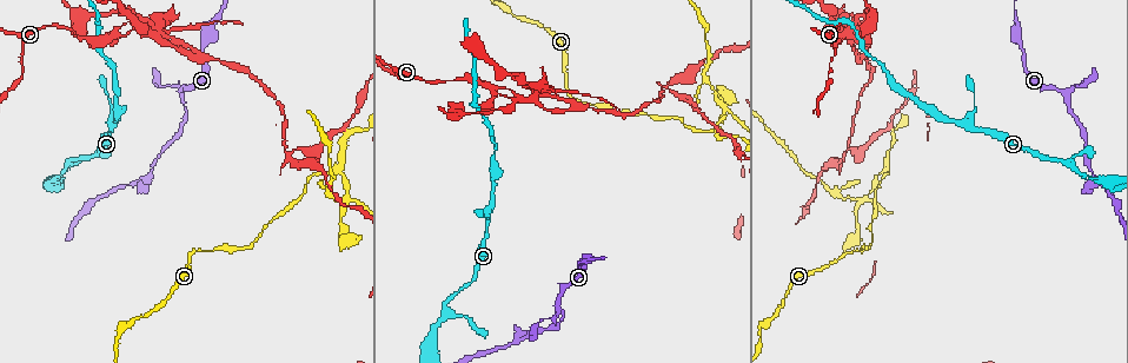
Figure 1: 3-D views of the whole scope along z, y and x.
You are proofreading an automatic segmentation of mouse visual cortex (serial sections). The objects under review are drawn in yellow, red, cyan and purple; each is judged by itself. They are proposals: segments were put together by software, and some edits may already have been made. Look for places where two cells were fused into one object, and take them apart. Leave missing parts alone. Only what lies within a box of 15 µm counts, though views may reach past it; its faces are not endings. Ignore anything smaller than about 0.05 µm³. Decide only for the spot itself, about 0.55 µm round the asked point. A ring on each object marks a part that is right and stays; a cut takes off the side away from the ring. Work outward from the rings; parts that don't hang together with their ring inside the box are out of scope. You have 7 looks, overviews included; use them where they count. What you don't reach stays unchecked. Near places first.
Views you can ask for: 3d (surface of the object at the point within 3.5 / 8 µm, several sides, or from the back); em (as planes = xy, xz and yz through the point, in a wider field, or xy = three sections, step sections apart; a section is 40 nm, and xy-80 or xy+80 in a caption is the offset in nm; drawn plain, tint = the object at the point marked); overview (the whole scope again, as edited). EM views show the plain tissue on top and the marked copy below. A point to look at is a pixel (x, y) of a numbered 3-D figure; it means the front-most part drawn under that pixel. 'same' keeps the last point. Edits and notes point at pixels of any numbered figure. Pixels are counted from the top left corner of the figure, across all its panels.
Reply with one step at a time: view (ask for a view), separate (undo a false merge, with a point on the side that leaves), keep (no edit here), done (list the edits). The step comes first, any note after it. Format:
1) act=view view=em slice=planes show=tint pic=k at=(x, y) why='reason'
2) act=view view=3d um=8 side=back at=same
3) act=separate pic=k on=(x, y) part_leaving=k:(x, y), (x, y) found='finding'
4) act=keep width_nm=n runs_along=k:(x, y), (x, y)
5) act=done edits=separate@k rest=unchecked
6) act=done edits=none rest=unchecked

act=view view=3d um=3.5 pic=1 at=(492, 88) why='thin arm on a thick one'

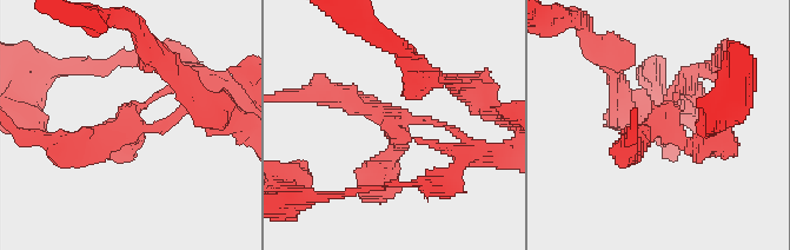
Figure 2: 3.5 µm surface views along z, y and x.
act=view view=em slice=planes show=tint pic=2 at=(393, 117) arms=4 arm_widths_nm=100,100,300,300

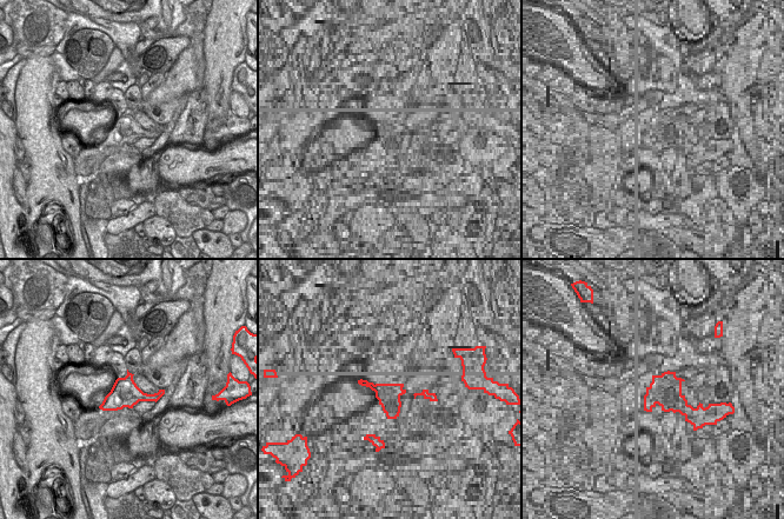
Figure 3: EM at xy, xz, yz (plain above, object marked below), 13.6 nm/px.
act=view view=em slice=xy step=5 show=tint at=same

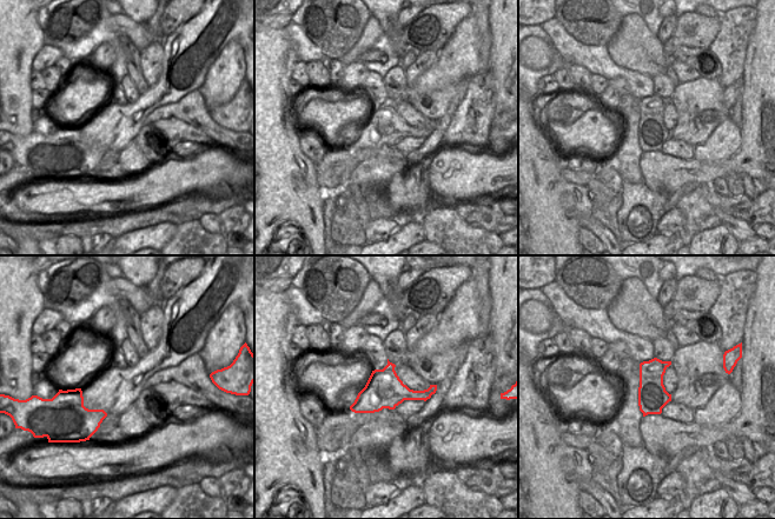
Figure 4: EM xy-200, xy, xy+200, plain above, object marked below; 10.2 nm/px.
act=separate pic=2 on=(681, 140) part_leaving=2:(649, 133), (674, 90) found='a second cell is stuck on'

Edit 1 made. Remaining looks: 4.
act=view view=overview why='redraw'

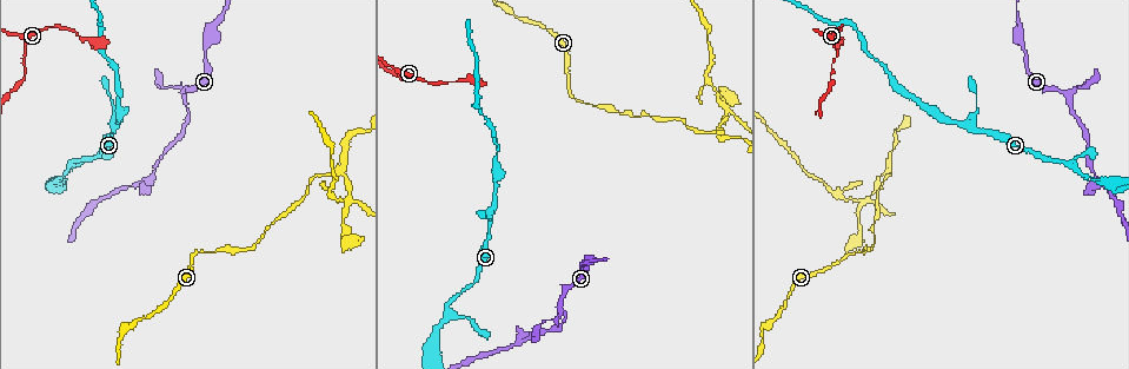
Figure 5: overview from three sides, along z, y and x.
act=view view=3d um=3.5 pic=5 at=(1065, 90) why='two arms in line, one across'

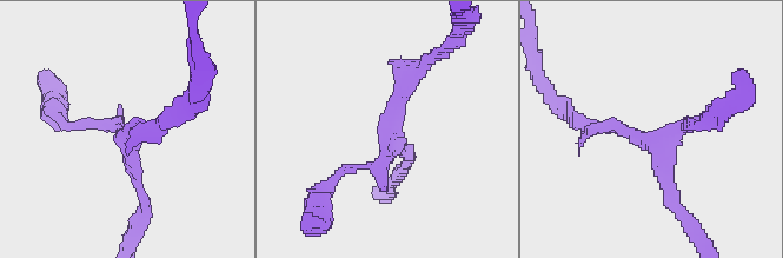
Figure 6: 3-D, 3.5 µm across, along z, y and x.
act=view view=em slice=xy step=2 show=tint pic=6 at=(644, 138) why='shape alone is not enough'

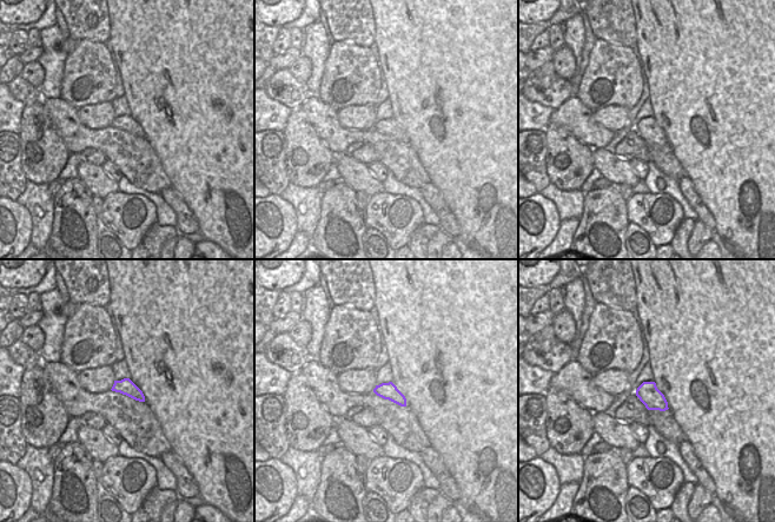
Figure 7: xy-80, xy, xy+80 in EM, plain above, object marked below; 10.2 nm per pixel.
act=keep runs_along=6:(585, 124), (643, 134), (676, 204) found='continuous, no second cell'

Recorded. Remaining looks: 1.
act=done edits=separate@2 rest=unchecked

